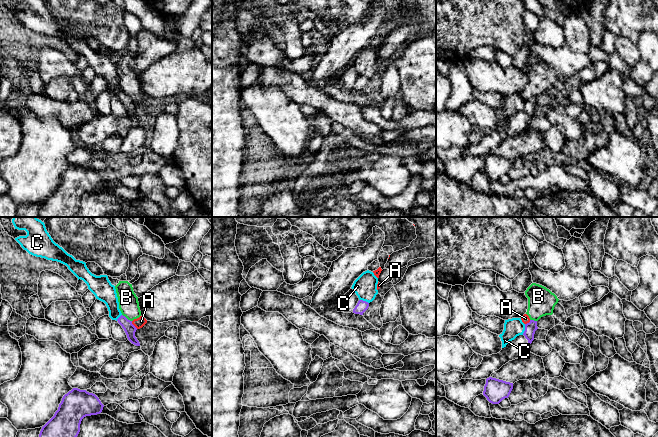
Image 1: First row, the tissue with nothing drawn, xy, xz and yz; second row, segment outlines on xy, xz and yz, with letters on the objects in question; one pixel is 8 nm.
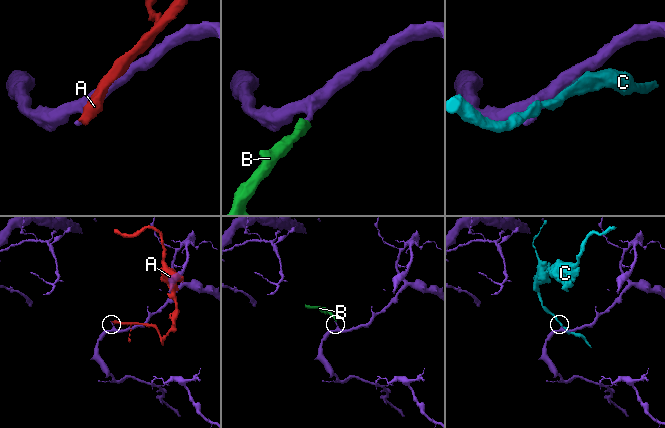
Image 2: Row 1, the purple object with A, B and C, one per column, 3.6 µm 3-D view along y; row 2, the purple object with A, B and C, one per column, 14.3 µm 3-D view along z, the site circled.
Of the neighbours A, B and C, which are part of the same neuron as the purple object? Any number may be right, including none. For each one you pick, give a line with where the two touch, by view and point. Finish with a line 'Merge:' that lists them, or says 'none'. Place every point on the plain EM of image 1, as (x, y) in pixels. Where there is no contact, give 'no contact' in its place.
Merge: none

